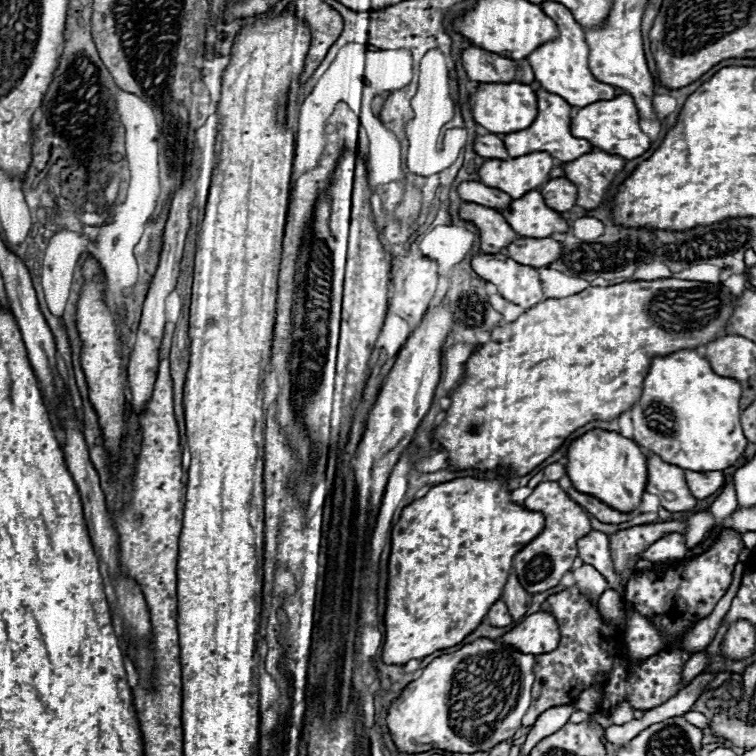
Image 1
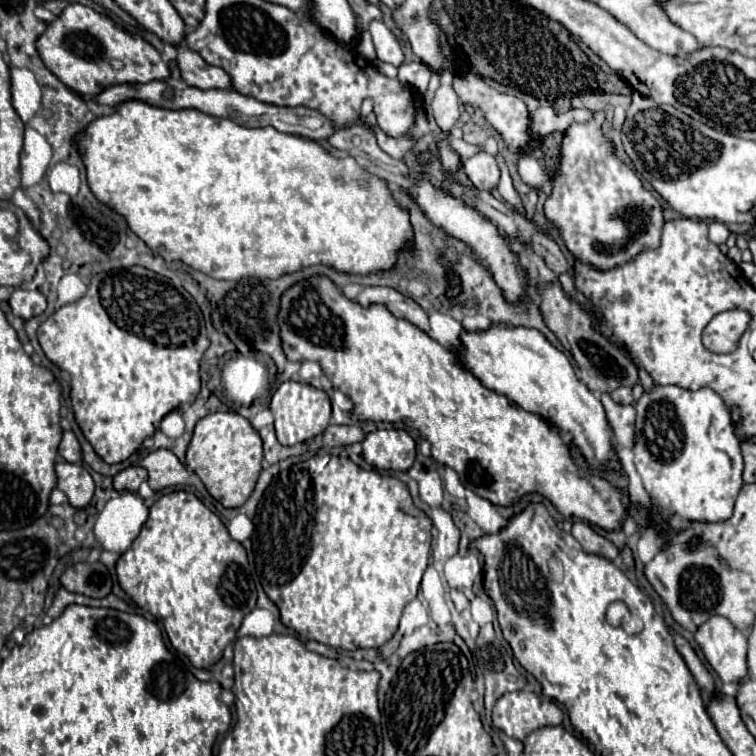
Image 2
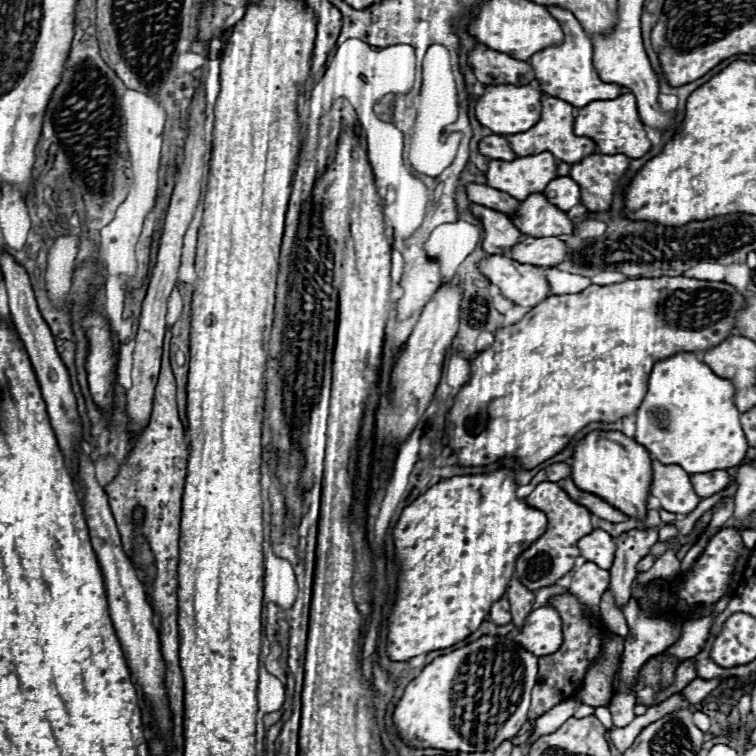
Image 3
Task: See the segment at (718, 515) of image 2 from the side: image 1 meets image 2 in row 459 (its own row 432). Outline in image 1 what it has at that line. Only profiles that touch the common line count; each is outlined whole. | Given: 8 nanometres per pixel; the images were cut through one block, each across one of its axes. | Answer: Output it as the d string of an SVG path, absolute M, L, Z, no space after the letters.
M696 350L656 356L644 378L640 400L630 408L634 442L684 470L714 472L734 466L748 442L740 428L740 398L742 386L718 376Z

